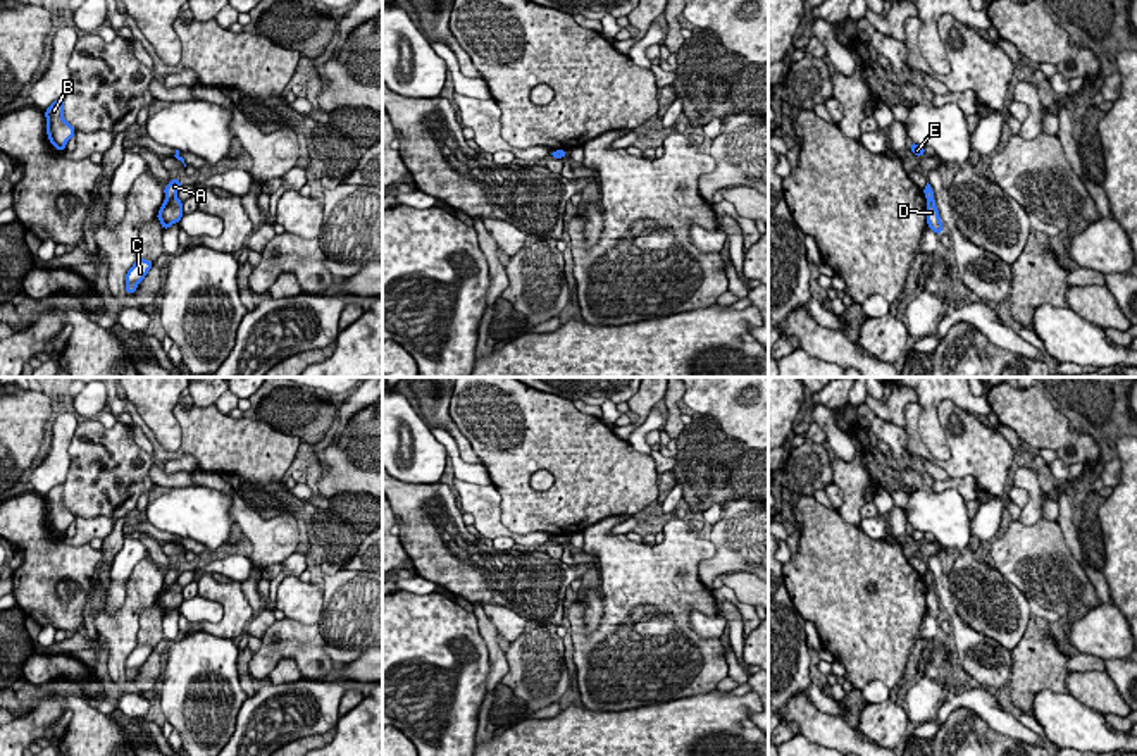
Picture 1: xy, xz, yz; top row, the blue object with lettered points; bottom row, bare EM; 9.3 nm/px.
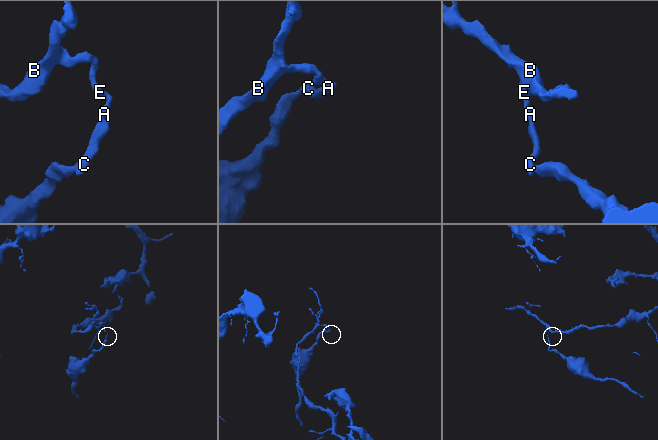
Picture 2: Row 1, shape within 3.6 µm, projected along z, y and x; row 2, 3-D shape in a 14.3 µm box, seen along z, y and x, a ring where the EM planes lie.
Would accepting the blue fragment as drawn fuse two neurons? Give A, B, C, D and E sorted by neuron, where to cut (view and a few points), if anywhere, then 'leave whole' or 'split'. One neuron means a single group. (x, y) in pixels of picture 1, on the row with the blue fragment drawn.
groups A B E / C D; cut xy (174, 195), (166, 200); split

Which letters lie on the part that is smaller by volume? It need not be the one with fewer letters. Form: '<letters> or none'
C, D

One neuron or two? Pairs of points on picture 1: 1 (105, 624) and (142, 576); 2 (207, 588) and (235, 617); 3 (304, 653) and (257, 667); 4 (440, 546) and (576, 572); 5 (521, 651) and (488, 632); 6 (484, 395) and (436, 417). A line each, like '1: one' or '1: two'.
1: one
2: one
3: one
4: one
5: two
6: two

